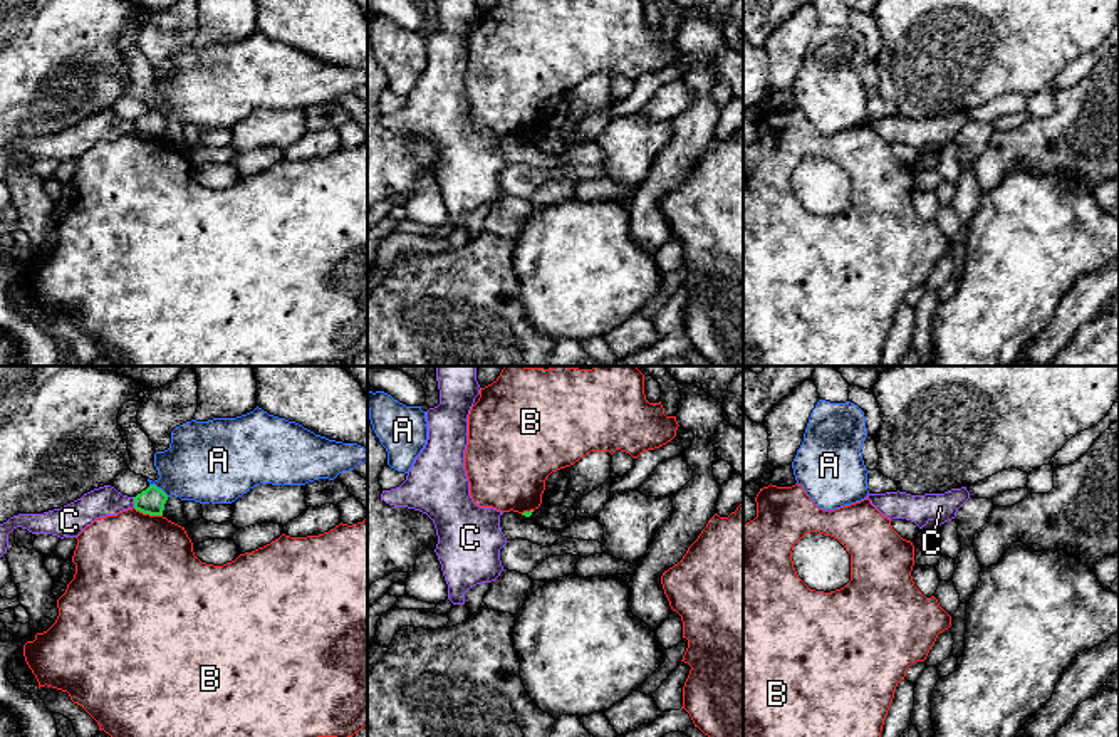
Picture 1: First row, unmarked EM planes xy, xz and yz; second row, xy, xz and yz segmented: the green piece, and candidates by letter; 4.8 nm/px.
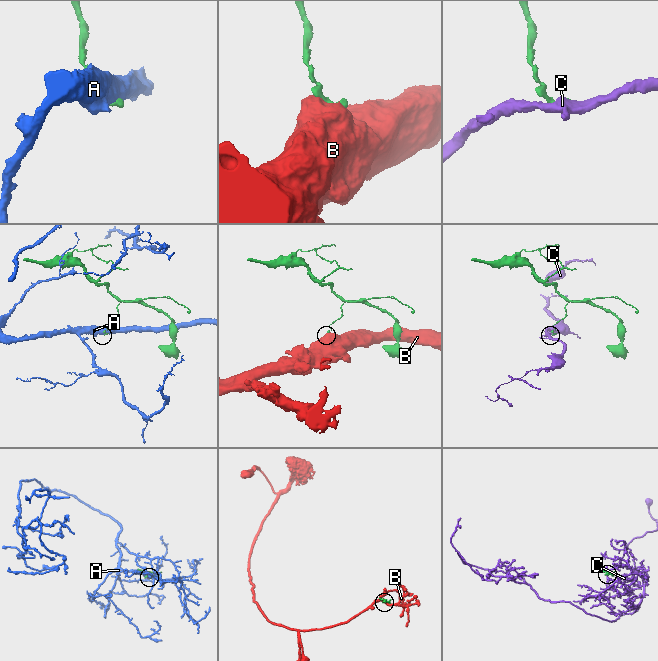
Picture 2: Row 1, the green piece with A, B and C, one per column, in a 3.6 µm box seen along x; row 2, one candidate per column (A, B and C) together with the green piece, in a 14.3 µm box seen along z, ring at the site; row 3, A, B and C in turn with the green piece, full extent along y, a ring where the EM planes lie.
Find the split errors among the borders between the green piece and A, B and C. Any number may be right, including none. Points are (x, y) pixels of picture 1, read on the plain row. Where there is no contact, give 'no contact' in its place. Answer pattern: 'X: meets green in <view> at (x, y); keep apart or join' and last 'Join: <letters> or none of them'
A: meets green in xy at (160, 113); keep apart
B: meets green in xy at (148, 136); keep apart
C: meets green in xy at (135, 126); keep apart
Join: none of them

